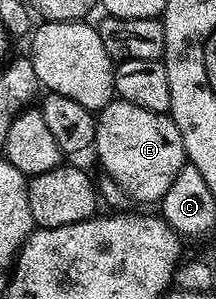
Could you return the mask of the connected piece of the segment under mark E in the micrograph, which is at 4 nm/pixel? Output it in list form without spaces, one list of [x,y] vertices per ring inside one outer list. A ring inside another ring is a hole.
[[[119,98],[99,109],[95,152],[110,179],[129,197],[144,204],[163,200],[166,190],[170,190],[170,182],[178,178],[178,170],[186,162],[182,134],[171,115],[142,110],[142,106]]]

